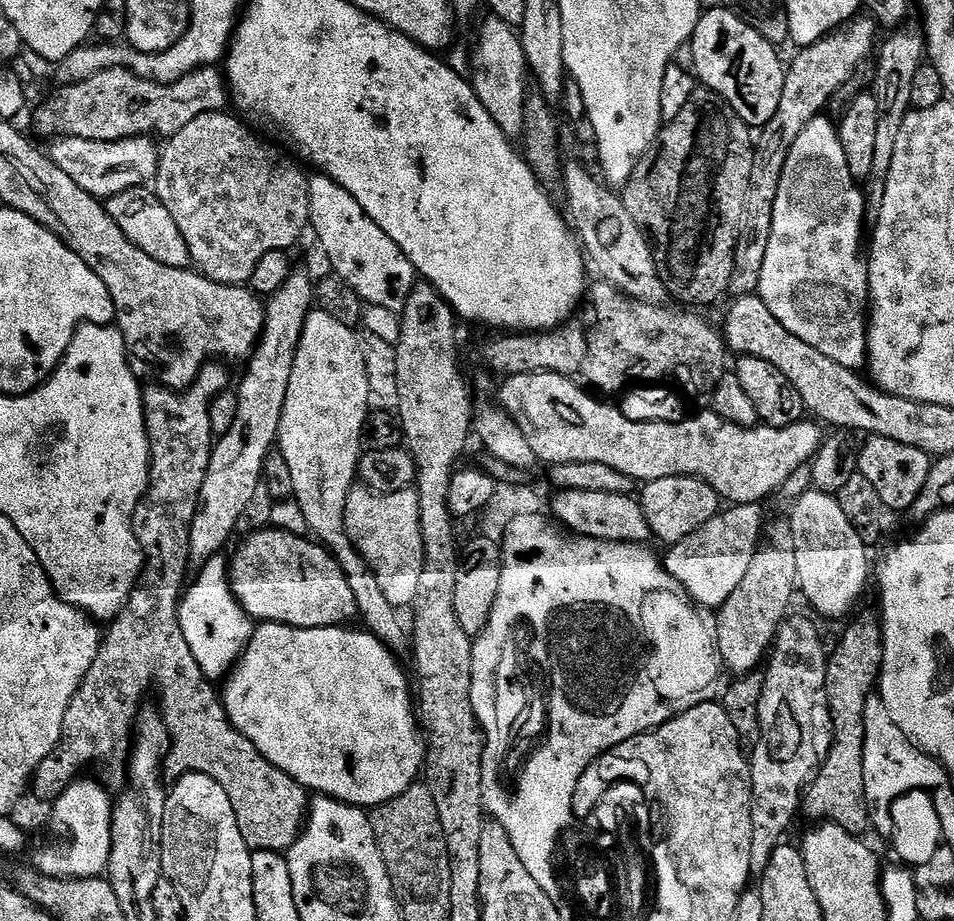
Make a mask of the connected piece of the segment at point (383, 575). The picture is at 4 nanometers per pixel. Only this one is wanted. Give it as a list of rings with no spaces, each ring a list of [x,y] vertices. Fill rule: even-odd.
[[[356,486],[348,496],[347,514],[349,535],[376,573],[386,598],[397,610],[404,610],[407,604],[408,607],[415,605],[424,565],[419,492],[409,490],[381,494],[371,488]]]

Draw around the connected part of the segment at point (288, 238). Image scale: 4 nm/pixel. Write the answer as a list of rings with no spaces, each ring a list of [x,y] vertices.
[[[221,110],[202,114],[198,118],[194,118],[184,129],[179,130],[178,133],[171,136],[171,139],[164,144],[166,146],[163,145],[162,151],[159,153],[159,164],[154,179],[154,191],[156,197],[164,203],[168,210],[170,210],[170,214],[174,218],[174,222],[182,234],[182,238],[186,238],[186,246],[192,255],[191,263],[195,265],[203,275],[207,276],[209,280],[213,280],[219,284],[244,286],[251,281],[254,270],[258,266],[258,262],[262,262],[262,258],[266,258],[266,254],[291,249],[291,244],[299,242],[300,235],[303,234],[304,228],[306,232],[310,224],[308,218],[310,214],[310,194],[308,193],[308,181],[310,176],[309,173],[306,174],[299,168],[301,165],[297,163],[287,151],[281,150],[279,147],[276,147],[277,149],[271,148],[266,141],[259,140],[259,138],[255,136],[257,133],[253,131],[239,115],[236,115],[237,117],[227,116],[226,113],[227,111]]]

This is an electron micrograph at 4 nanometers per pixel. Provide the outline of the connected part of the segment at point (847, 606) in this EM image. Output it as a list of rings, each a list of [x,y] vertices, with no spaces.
[[[811,490],[796,498],[791,506],[799,591],[824,616],[840,616],[850,611],[868,588],[869,545],[864,543],[833,493]]]

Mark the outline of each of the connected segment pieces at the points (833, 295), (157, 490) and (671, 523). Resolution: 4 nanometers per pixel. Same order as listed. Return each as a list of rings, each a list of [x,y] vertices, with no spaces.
[[[827,115],[814,117],[798,134],[794,146],[790,146],[790,154],[786,158],[786,166],[782,170],[782,182],[778,186],[778,198],[774,198],[774,218],[770,226],[770,243],[766,246],[766,259],[762,262],[762,278],[758,295],[762,302],[770,308],[778,322],[795,337],[802,339],[809,346],[814,346],[821,354],[826,354],[834,362],[851,369],[859,369],[865,363],[868,354],[868,318],[870,315],[870,297],[868,294],[868,261],[866,259],[866,192],[859,188],[857,176],[851,172],[847,164],[846,152],[840,141],[840,134],[835,123],[827,120]]]
[[[209,362],[205,364],[200,375],[196,377],[195,384],[187,390],[173,390],[163,386],[155,386],[156,388],[145,387],[144,394],[144,415],[148,418],[148,440],[152,444],[152,475],[146,493],[146,504],[148,500],[148,508],[145,506],[137,507],[136,516],[132,519],[132,524],[136,527],[136,537],[140,545],[144,547],[145,565],[144,571],[140,573],[136,581],[136,589],[132,591],[132,597],[129,598],[127,606],[118,613],[115,618],[107,625],[106,635],[103,637],[100,645],[100,653],[96,659],[97,665],[103,664],[145,664],[152,671],[154,679],[160,683],[160,692],[164,695],[165,704],[162,704],[164,721],[168,724],[168,729],[172,735],[172,750],[170,753],[171,759],[184,760],[182,766],[184,772],[201,772],[210,778],[214,778],[214,782],[218,782],[218,786],[222,786],[222,790],[226,790],[226,794],[230,798],[230,806],[234,806],[234,814],[238,818],[238,830],[242,830],[242,838],[248,843],[248,847],[257,852],[279,852],[287,853],[288,849],[294,846],[294,842],[299,838],[300,833],[304,830],[304,825],[308,819],[310,811],[310,792],[304,788],[294,778],[290,778],[290,774],[286,774],[282,770],[278,770],[278,766],[271,764],[267,758],[254,746],[254,742],[250,742],[250,738],[246,738],[233,724],[232,718],[229,716],[227,709],[224,708],[224,701],[218,688],[212,685],[213,681],[202,670],[202,666],[198,662],[198,658],[193,654],[190,642],[186,642],[186,634],[180,625],[180,617],[182,615],[182,593],[185,591],[186,583],[184,579],[190,573],[190,532],[192,523],[194,522],[194,514],[200,509],[200,495],[202,494],[203,483],[206,482],[208,467],[212,458],[212,450],[214,447],[214,433],[211,428],[211,408],[213,401],[216,400],[222,392],[229,387],[228,372],[224,368],[225,365],[220,362]]]
[[[671,476],[647,481],[639,489],[638,499],[653,537],[657,541],[660,539],[664,546],[674,545],[706,526],[722,508],[719,493],[696,476]]]

